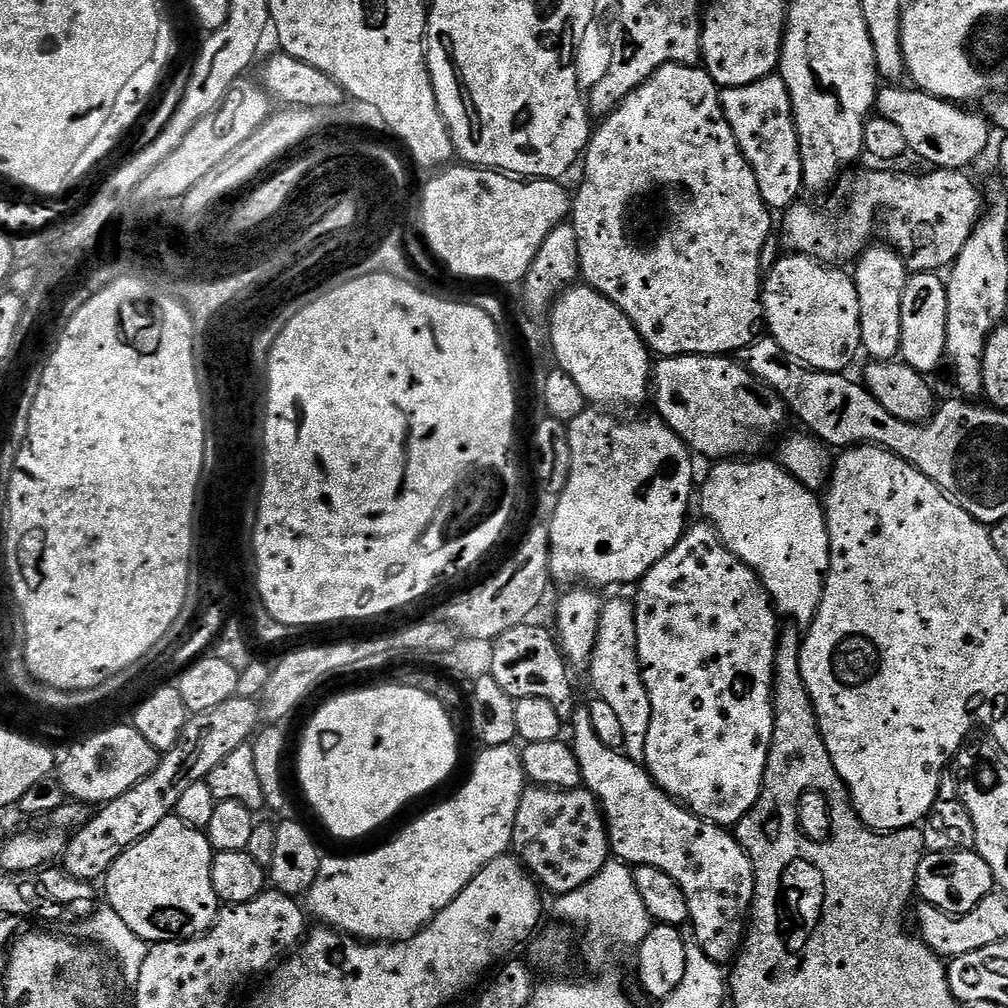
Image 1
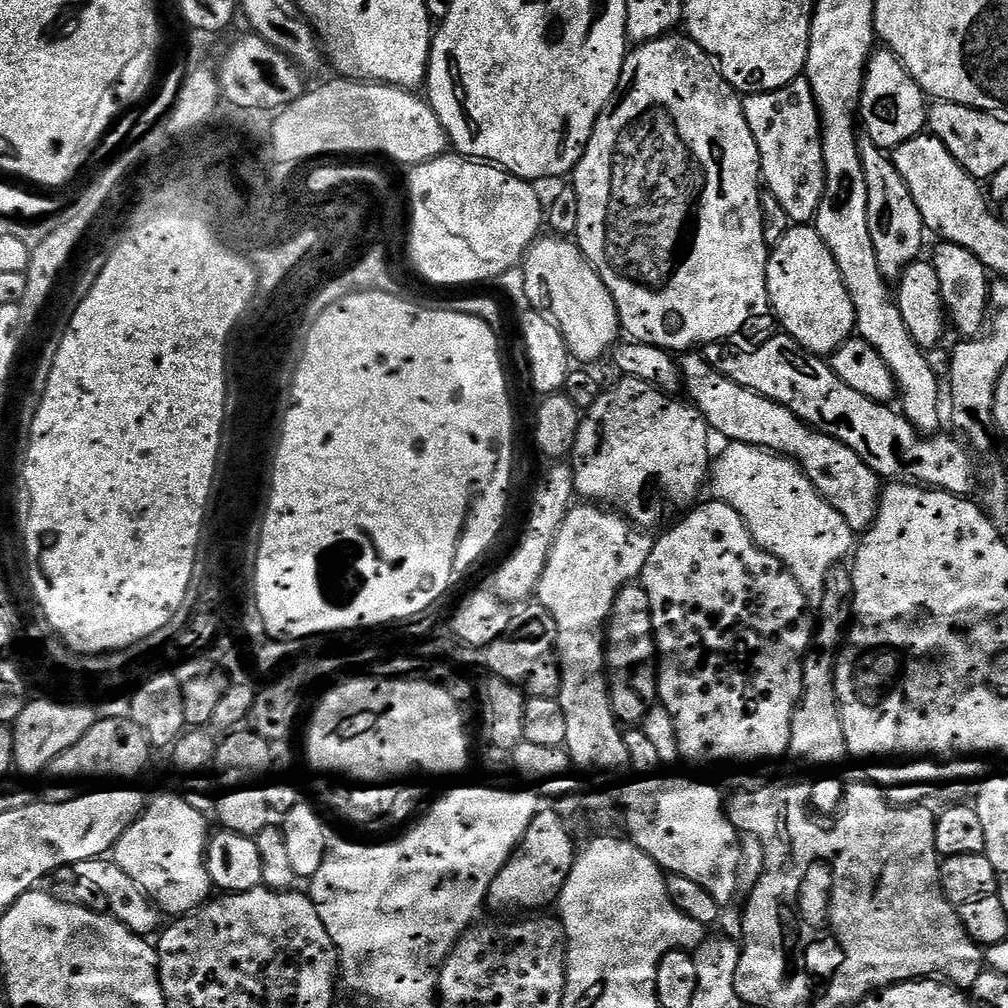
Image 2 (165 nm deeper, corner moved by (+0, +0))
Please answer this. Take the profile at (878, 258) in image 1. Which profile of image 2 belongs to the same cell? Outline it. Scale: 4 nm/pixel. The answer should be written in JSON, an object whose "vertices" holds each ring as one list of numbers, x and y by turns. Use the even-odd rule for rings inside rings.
{"vertices":[[866,134,857,139,860,161,867,188,867,221,870,240,878,261,879,272,889,282,897,281,909,264,921,259,920,247,924,244,924,219,914,202,914,194,898,174,891,157]]}

